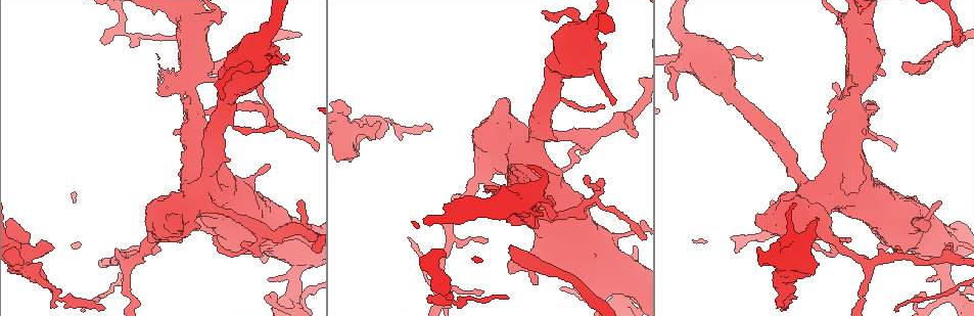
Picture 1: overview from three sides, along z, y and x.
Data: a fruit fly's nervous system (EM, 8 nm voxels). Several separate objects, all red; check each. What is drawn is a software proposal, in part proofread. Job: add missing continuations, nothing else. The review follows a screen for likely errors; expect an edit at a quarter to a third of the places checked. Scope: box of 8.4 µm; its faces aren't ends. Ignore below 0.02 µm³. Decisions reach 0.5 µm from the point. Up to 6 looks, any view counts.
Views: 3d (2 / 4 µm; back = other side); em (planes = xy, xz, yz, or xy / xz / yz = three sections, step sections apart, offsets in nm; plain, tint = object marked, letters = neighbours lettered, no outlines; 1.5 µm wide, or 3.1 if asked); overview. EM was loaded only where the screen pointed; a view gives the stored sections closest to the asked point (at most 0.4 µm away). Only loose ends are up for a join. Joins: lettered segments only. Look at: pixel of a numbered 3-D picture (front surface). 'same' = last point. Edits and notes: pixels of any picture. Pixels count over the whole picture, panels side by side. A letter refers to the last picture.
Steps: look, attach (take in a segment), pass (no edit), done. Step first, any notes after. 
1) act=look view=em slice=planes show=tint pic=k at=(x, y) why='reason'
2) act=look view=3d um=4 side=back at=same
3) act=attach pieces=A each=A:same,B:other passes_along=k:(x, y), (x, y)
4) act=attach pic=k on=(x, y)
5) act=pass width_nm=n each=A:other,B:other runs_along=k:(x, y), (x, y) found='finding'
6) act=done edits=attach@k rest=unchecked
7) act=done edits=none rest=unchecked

act=look view=3d um=2 pic=1 at=(54, 248) why='free end'

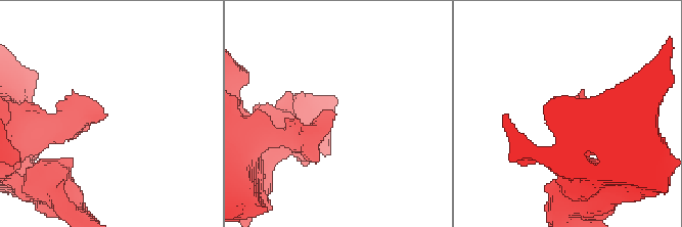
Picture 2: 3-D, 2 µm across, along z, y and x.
act=look view=em slice=yz step=4 show=letters pic=2 at=(103, 114) why='now the EM'

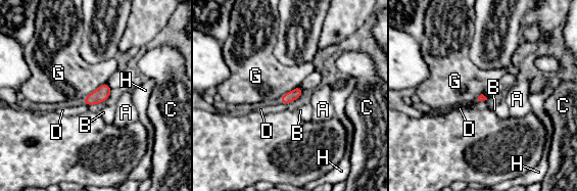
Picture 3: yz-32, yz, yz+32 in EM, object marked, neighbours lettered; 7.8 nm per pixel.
act=look view=em slice=planes show=letters at=same why='cut it another way'

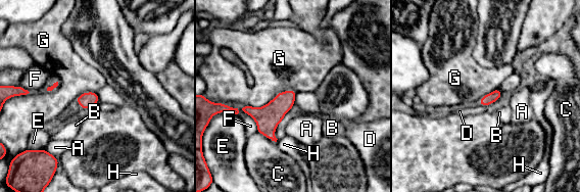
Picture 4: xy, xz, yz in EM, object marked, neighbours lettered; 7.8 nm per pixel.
act=pass each=A:other,B:other,C:other,D:other,E:other,F:other,G:other,H:other border=4:(479, 104), (486, 106) found='no lettered segment goes on from it'

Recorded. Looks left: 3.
act=look view=em um=3.1 slice=yz step=16 show=tint pic=1 at=(756, 223) why='free end'

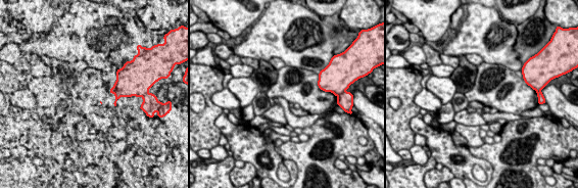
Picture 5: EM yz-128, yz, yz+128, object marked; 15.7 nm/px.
act=look view=em um=3.1 slice=planes show=letters at=same

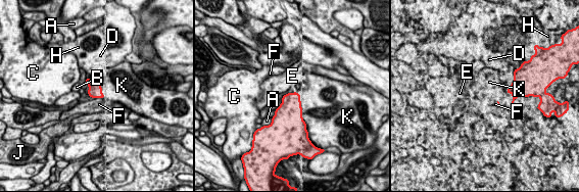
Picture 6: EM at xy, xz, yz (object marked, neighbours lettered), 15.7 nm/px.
act=pass each=A:other,B:other,C:other,D:other,E:other,F:other,H:other,J:other,K:other border=6:(93, 97), (101, 97), (103, 99) found='none of them fits'

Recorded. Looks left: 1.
act=done edits=none rest=unchecked

